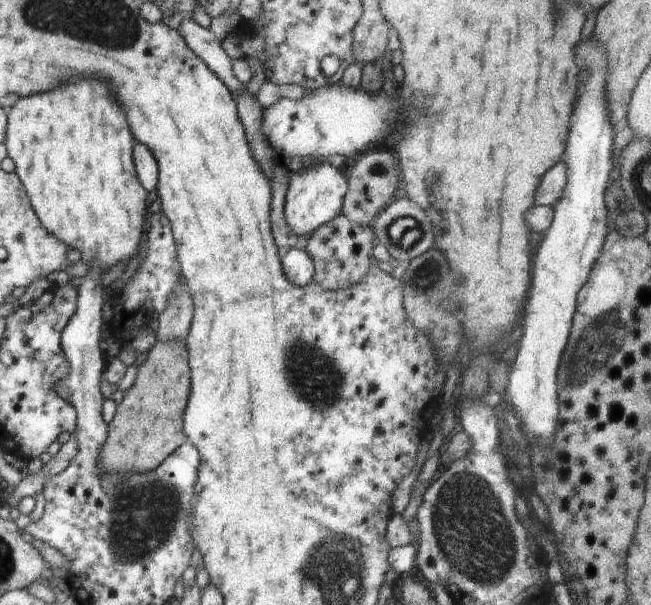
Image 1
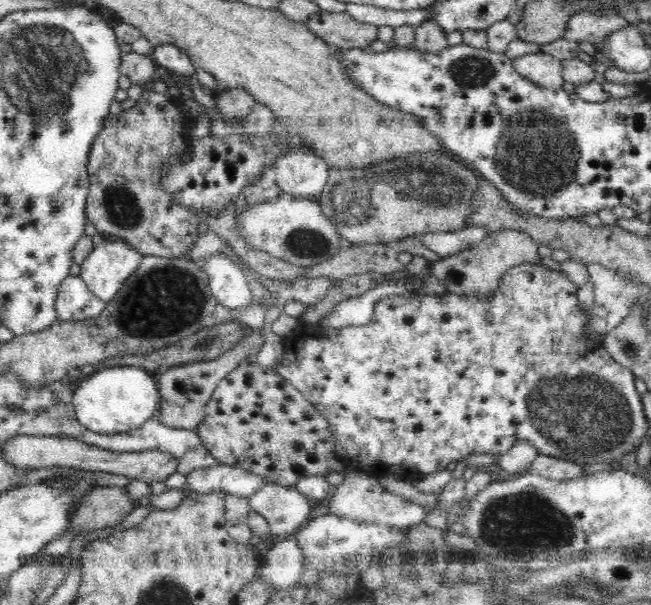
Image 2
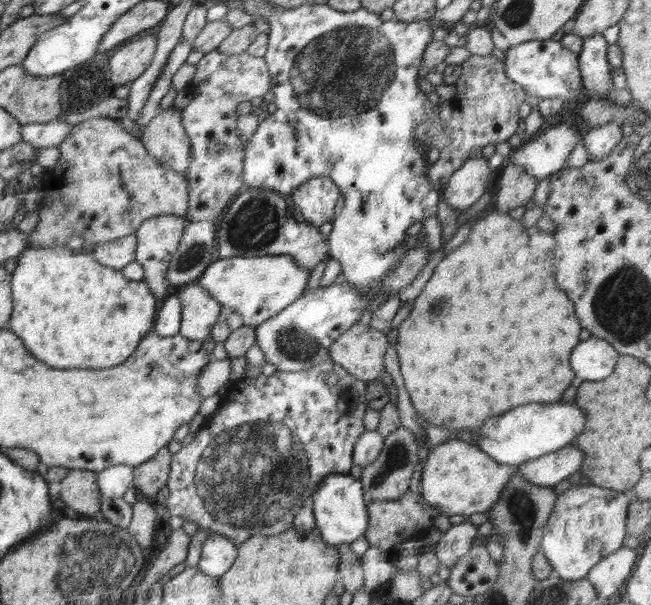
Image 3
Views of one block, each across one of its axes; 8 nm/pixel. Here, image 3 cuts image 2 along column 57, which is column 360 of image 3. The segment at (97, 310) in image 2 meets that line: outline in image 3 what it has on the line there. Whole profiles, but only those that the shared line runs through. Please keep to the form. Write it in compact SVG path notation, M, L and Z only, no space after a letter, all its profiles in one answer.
M332 283L328 287L306 289L292 304L284 307L278 314L268 318L266 322L254 328L255 341L262 349L266 363L273 364L278 371L298 372L308 370L329 359L328 348L350 327L363 317L364 309L368 307L368 300L360 294L360 290L352 284Z

